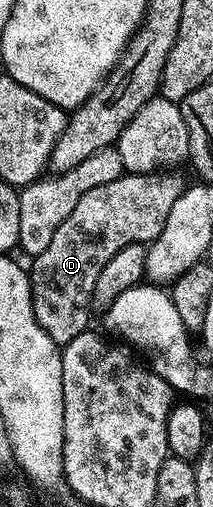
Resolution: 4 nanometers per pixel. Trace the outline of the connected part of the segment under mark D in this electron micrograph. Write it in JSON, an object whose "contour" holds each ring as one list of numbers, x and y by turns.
{"contour":[[180,171,125,172,123,177,114,179,114,183,90,187,90,191,78,199,62,227,54,231,54,239,50,239,46,251,31,258,34,315,56,345,68,345,70,339,89,328,92,292,98,283,98,275,102,275,102,267,106,267,122,247,150,243,162,235,162,227,166,227,174,202,186,188,183,175,176,172]]}

